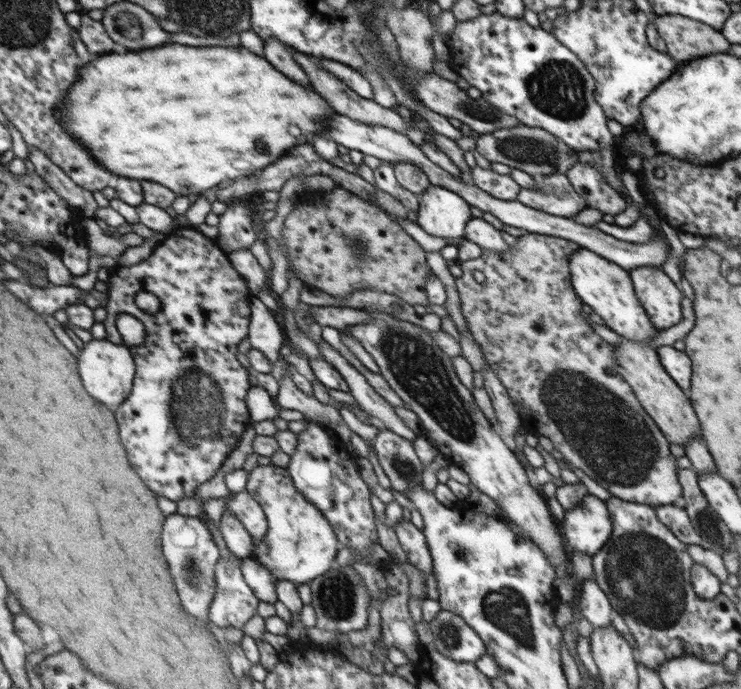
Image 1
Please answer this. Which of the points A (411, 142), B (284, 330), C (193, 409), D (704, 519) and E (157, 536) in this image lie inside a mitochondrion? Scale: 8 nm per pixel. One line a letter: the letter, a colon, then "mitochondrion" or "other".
A: other
B: other
C: mitochondrion
D: mitochondrion
E: other

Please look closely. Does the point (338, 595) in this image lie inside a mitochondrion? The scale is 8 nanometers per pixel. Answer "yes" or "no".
yes

